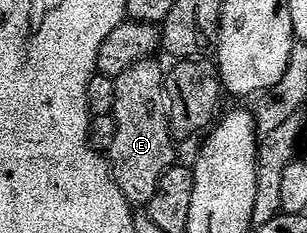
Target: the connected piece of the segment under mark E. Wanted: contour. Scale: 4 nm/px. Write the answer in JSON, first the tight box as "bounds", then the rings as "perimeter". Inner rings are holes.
{"bounds":[107,58,175,206],"perimeter":[[[153,58],[140,60],[113,77],[115,98],[112,114],[115,118],[115,138],[111,138],[107,159],[113,181],[119,186],[125,203],[129,206],[148,205],[151,194],[155,194],[155,186],[159,186],[159,178],[174,163],[175,140],[169,130],[169,114],[165,102],[166,73],[163,68],[161,72],[155,61]]]}

